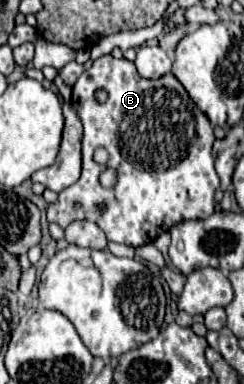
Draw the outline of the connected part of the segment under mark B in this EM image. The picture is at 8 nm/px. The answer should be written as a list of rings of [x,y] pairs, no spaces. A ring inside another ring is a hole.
[[[111,54],[101,56],[79,76],[77,84],[73,86],[73,108],[77,110],[85,128],[83,172],[73,186],[59,192],[59,200],[55,204],[49,204],[49,222],[57,222],[61,228],[67,228],[75,220],[93,220],[107,234],[109,242],[137,248],[153,242],[161,232],[171,230],[183,220],[205,220],[215,212],[213,194],[219,188],[219,176],[215,172],[215,158],[211,152],[215,142],[213,126],[173,74],[161,76],[159,80],[145,80],[137,74],[133,62],[125,58],[117,60]],[[97,90],[107,92],[105,102],[95,98],[93,92]],[[97,148],[105,148],[109,152],[107,164],[97,164],[93,160],[93,152]],[[105,166],[119,172],[113,190],[107,190],[99,184],[99,174],[105,170]],[[75,202],[81,206],[75,208]]]

